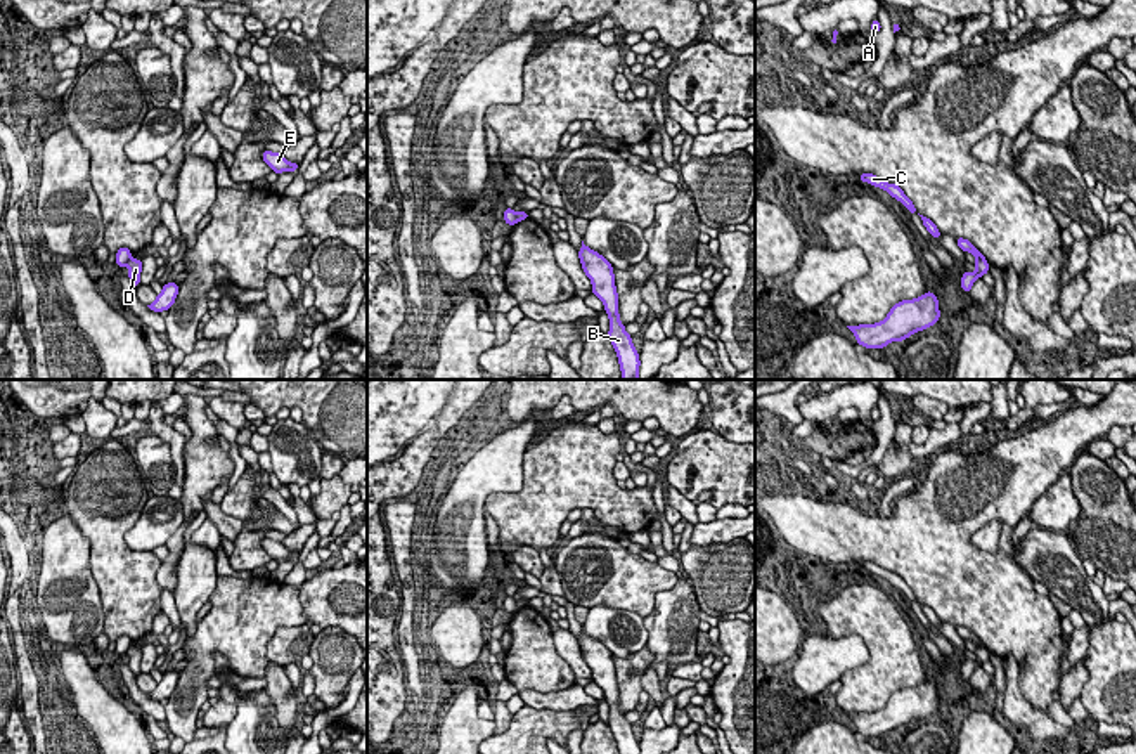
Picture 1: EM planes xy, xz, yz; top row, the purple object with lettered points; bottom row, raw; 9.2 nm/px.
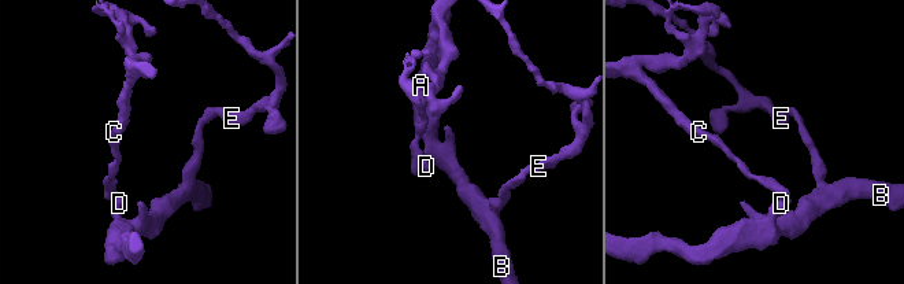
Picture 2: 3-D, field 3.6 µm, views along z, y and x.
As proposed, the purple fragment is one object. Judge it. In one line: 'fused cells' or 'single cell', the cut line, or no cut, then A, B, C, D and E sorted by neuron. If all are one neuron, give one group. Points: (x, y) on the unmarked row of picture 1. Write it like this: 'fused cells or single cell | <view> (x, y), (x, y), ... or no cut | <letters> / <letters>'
fused cells | yz (977, 647), (984, 649) | A C / B D E

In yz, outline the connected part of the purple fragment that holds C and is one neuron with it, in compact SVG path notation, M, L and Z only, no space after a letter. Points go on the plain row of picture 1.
M859 562L859 565L861 565L861 570L868 570L873 575L880 575L880 577L887 579L892 586L900 589L907 596L909 601L918 601L913 589L904 582L904 579L899 574L888 572L873 562Z

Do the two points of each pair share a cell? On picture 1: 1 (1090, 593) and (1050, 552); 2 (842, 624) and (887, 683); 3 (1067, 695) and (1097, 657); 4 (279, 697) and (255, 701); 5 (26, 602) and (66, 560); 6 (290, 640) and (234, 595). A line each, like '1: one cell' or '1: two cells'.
1: one cell
2: one cell
3: two cells
4: two cells
5: two cells
6: two cells

